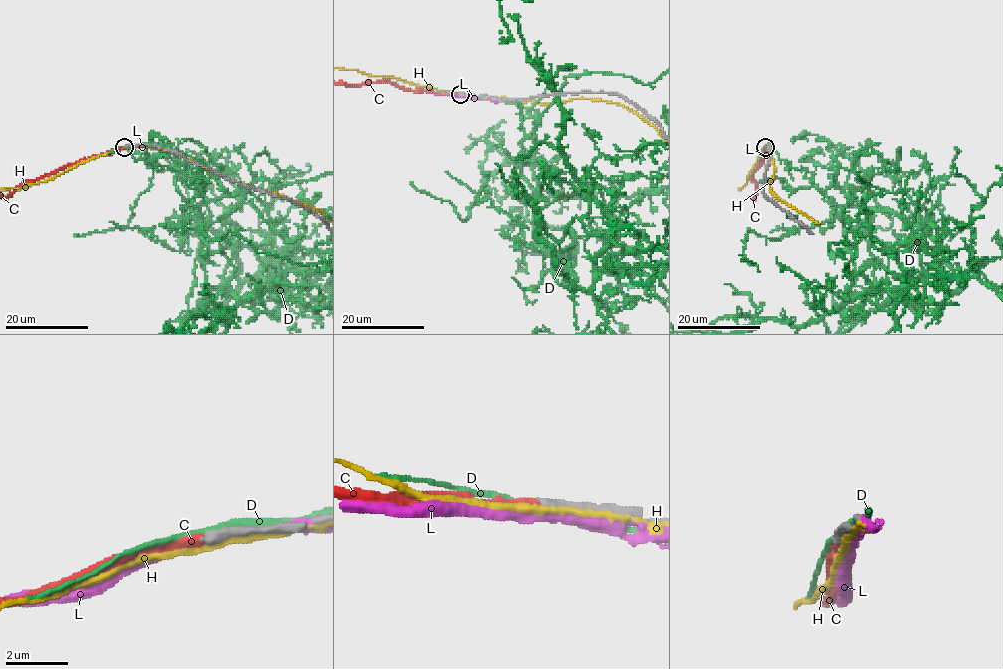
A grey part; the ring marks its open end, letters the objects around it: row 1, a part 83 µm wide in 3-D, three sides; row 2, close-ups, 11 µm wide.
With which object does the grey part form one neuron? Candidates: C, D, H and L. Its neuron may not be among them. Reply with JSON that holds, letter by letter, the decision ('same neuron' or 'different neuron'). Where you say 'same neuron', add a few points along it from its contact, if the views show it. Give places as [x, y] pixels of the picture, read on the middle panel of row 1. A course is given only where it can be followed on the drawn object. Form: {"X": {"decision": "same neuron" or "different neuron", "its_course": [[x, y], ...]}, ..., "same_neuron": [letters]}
{"C": {"decision": "same neuron"}, "D": {"decision": "different neuron"}, "H": {"decision": "different neuron"}, "L": {"decision": "different neuron"}, "same_neuron": ["C"]}

